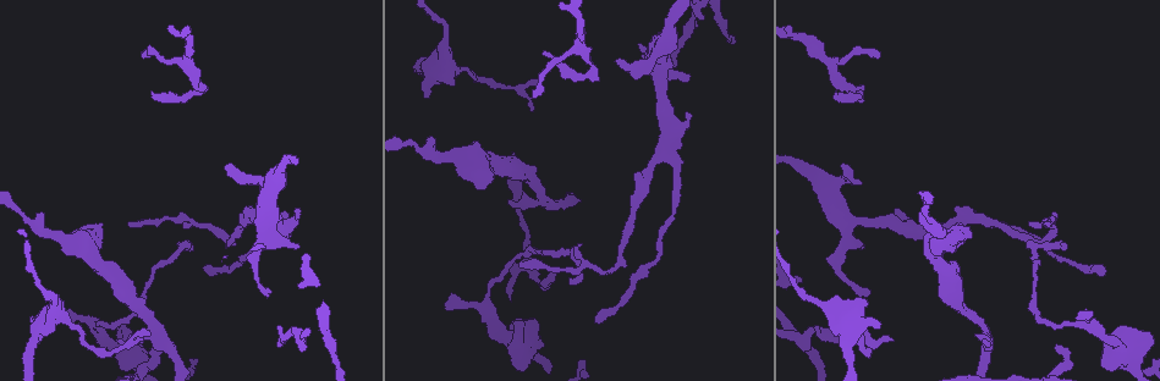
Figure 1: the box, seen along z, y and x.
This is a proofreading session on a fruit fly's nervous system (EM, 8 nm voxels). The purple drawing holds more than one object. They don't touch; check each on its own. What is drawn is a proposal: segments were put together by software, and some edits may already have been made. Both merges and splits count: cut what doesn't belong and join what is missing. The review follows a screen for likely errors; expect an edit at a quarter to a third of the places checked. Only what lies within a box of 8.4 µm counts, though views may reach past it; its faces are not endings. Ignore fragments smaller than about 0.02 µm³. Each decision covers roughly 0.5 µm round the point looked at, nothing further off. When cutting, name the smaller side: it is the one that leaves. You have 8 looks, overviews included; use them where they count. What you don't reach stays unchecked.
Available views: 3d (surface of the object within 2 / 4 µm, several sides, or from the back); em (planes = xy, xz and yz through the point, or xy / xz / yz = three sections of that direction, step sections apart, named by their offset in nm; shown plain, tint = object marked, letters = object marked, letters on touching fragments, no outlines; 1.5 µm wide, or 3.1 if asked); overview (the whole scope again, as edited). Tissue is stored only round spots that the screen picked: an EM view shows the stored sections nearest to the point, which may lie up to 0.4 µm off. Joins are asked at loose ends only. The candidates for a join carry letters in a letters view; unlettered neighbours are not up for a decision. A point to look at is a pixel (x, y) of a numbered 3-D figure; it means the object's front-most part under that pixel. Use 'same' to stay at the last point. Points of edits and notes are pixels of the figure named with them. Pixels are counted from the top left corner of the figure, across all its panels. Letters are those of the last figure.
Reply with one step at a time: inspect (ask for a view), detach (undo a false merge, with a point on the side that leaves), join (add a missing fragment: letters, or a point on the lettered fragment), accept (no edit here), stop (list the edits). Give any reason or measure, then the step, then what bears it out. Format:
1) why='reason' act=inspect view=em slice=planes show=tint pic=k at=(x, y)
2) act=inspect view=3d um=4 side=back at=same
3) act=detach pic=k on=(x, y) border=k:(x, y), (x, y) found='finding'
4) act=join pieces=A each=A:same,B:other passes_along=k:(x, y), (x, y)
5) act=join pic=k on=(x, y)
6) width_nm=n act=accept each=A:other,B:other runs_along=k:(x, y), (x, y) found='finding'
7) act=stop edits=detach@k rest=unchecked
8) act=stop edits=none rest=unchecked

why='tapers out' act=inspect view=3d um=2 pic=1 at=(1102, 269)

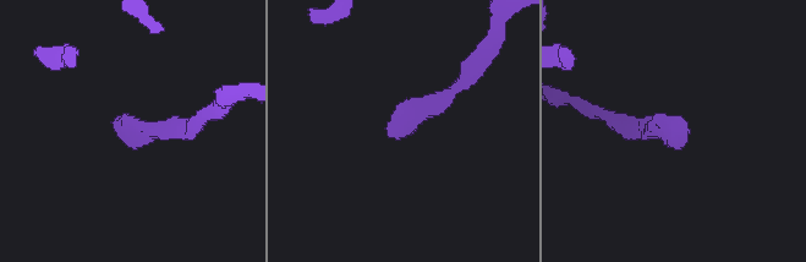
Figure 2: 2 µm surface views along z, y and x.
why='now the EM' act=inspect view=em slice=yz step=4 show=letters pic=2 at=(389, 135)

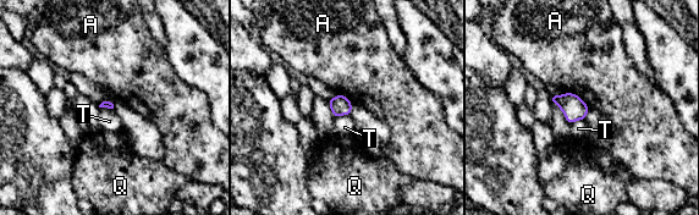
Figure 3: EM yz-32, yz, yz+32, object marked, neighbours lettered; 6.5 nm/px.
why='another direction' act=inspect view=em slice=planes show=letters at=same

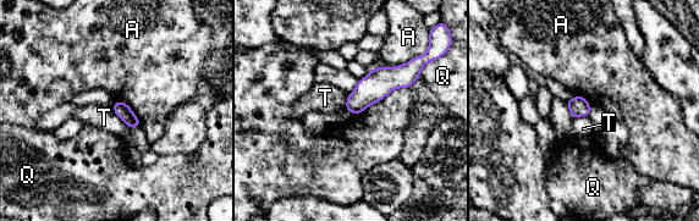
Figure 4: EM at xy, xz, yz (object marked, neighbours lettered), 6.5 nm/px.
width_nm=100 act=accept each=A:other,Q:other,T:other border=4:(588, 115), (581, 115), (572, 120) found='none of them fits'

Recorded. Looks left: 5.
act=inspect view=em slice=planes show=letters pic=1 at=(53, 298)

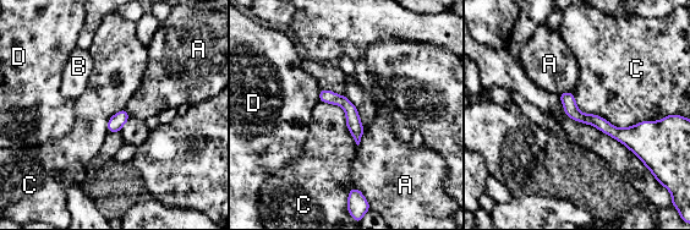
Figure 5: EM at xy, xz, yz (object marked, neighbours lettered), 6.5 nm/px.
act=accept each=A:other,B:other,C:other,D:other runs_along=5:(563, 97), (581, 118), (618, 133), (653, 126) found='all the same neuron'

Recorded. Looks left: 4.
why='thin end' act=inspect view=em slice=planes show=letters pic=1 at=(520, 266)

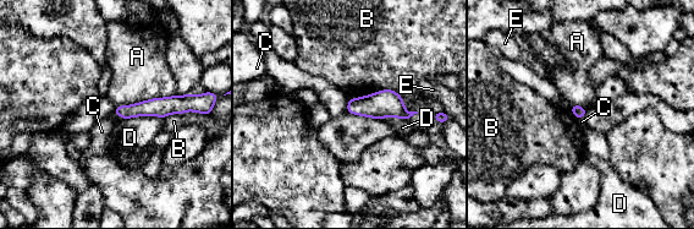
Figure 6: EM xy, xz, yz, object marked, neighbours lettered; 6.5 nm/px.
width_nm=80 act=accept each=A:other,B:other,C:other,D:other,E:other runs_along=6:(188, 105), (117, 110) found='none of them fits'

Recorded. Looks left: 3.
why='branch stops here' act=inspect view=em slice=xz step=8 show=tint pic=1 at=(543, 54)

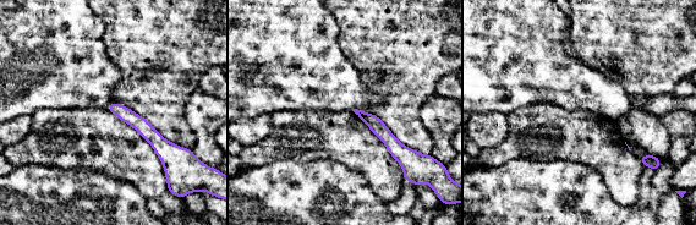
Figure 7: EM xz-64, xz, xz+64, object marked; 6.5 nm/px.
why='cut it another way' act=inspect view=em slice=planes show=letters at=same

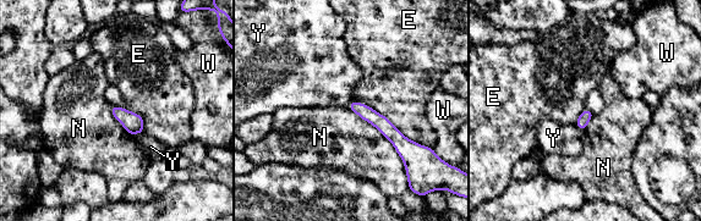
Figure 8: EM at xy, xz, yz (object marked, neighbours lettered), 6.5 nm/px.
act=accept each=E:other,N:other,W:other,Y:other border=8:(349, 109), (390, 142), (407, 176) found='no lettered fragment goes on from it'

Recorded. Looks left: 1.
act=stop edits=none rest=unchecked

